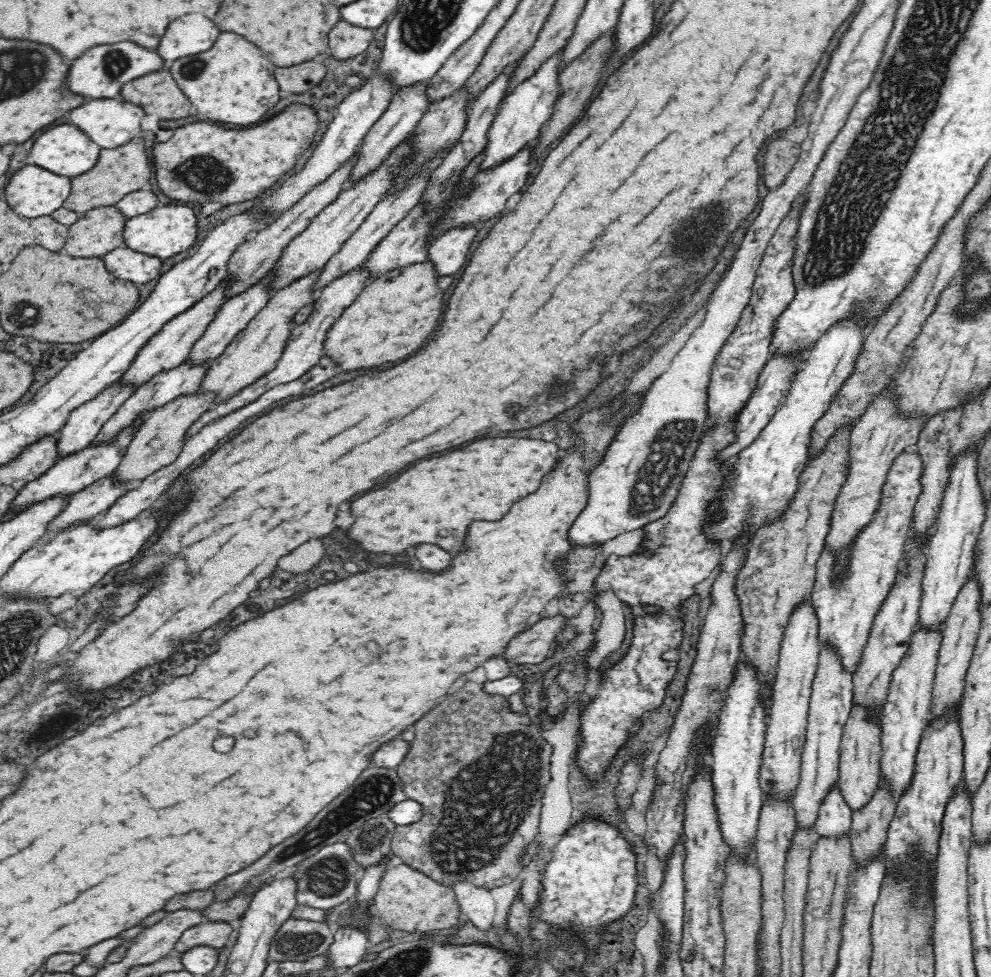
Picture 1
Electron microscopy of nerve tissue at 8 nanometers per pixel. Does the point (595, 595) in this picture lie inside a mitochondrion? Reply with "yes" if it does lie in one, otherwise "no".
no

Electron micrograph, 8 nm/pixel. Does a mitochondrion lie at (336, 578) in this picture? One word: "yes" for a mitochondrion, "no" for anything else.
no

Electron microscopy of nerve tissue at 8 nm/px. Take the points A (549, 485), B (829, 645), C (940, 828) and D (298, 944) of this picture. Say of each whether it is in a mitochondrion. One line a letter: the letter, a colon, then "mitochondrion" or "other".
A: other
B: other
C: other
D: mitochondrion

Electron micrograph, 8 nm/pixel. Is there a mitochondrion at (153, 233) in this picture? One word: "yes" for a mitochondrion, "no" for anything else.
no

